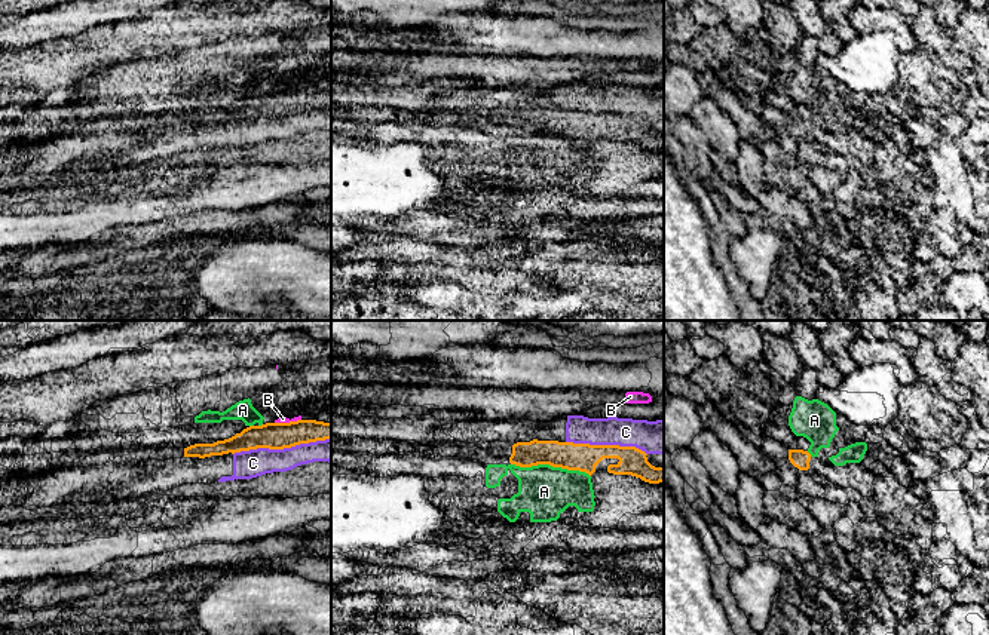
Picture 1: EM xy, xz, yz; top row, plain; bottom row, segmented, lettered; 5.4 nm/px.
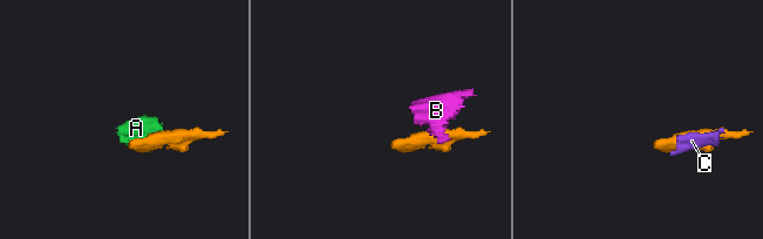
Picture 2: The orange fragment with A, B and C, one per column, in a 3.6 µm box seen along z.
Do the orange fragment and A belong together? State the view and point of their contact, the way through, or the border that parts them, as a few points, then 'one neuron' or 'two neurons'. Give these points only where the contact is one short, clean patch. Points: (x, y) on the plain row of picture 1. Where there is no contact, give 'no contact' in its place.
meets orange in xz at (551, 132); two neurons

